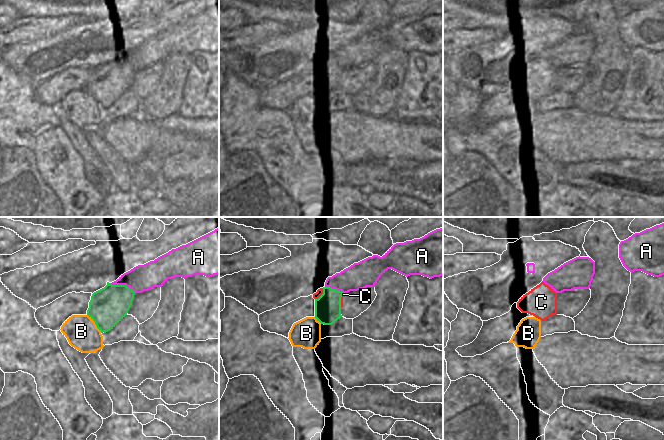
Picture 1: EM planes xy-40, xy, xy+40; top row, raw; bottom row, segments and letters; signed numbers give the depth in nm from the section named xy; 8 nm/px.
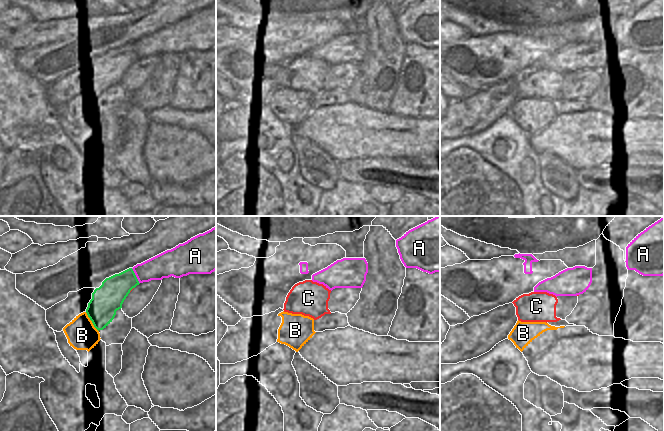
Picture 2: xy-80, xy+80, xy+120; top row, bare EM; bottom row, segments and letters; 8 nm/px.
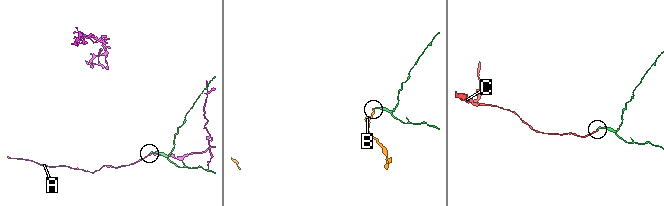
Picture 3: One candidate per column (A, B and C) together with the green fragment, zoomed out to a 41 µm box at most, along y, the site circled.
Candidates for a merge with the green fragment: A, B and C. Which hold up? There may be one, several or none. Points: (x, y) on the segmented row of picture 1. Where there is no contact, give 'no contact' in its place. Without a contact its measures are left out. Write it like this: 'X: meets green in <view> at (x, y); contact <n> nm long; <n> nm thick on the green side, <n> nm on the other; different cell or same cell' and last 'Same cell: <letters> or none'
A: meets green in xy-40 at (122, 285); contact 220 nm long; 300 nm thick on the green side, 220 nm on the other; different cell
B: meets green in xy-40 at (95, 323); contact 180 nm long; 300 nm thick on the green side, 260 nm on the other; different cell
C: meets green in xy at (322, 294); contact 120 nm long; 200 nm thick on the green side, 50 nm on the other; same cell
Same cell: C

